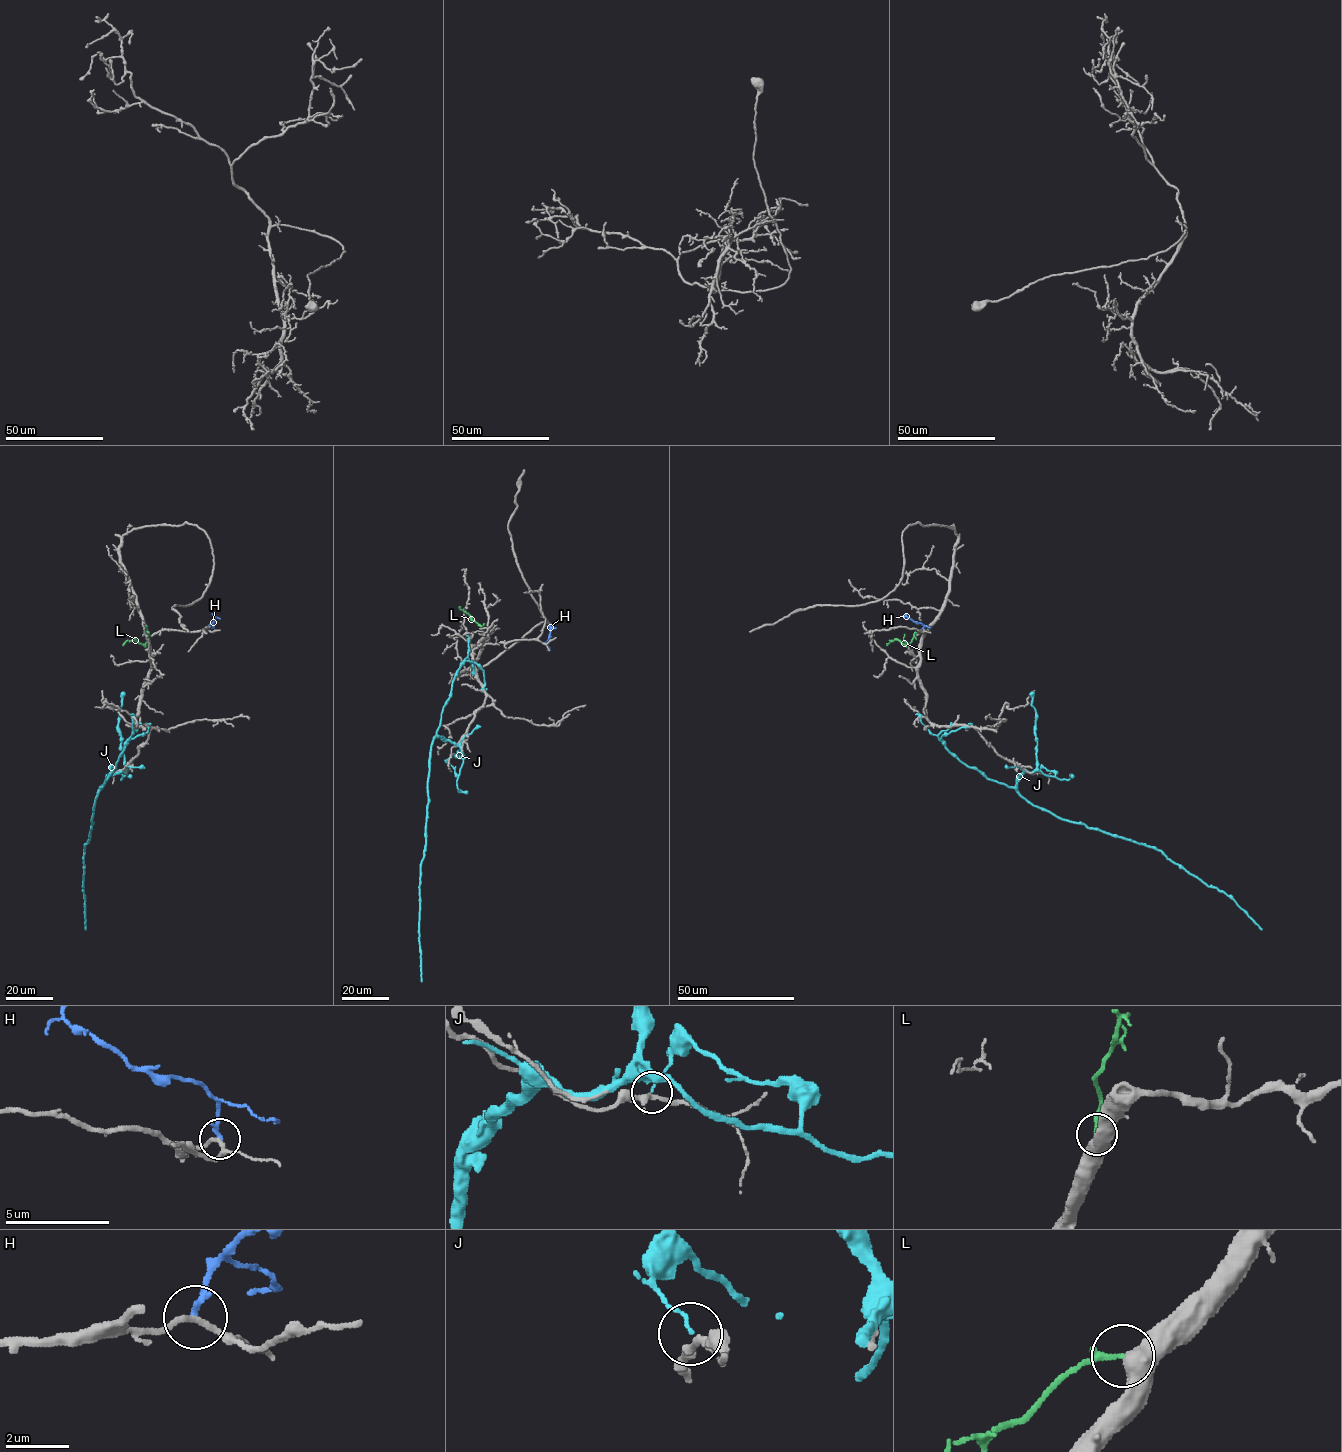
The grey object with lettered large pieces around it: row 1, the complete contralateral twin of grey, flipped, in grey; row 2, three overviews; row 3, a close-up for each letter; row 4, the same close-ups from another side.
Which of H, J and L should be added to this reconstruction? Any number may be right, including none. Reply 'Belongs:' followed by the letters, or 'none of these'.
Belongs: L

